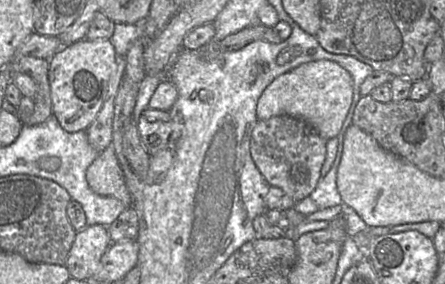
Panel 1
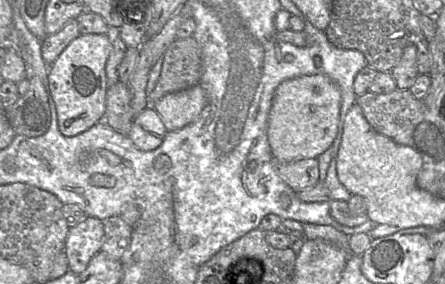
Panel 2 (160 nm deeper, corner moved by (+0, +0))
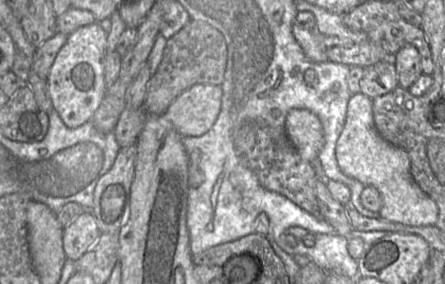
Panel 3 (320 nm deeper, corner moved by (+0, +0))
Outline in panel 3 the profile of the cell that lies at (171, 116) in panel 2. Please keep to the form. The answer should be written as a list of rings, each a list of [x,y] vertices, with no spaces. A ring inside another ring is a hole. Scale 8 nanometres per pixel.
[[[195,84],[180,94],[163,115],[182,137],[201,136],[217,120],[222,94],[221,86]]]

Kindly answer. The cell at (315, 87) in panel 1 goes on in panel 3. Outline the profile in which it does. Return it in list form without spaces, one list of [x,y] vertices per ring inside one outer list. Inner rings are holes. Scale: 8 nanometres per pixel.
[[[292,109],[286,116],[285,132],[299,155],[306,161],[316,162],[324,146],[322,124],[307,109]]]

